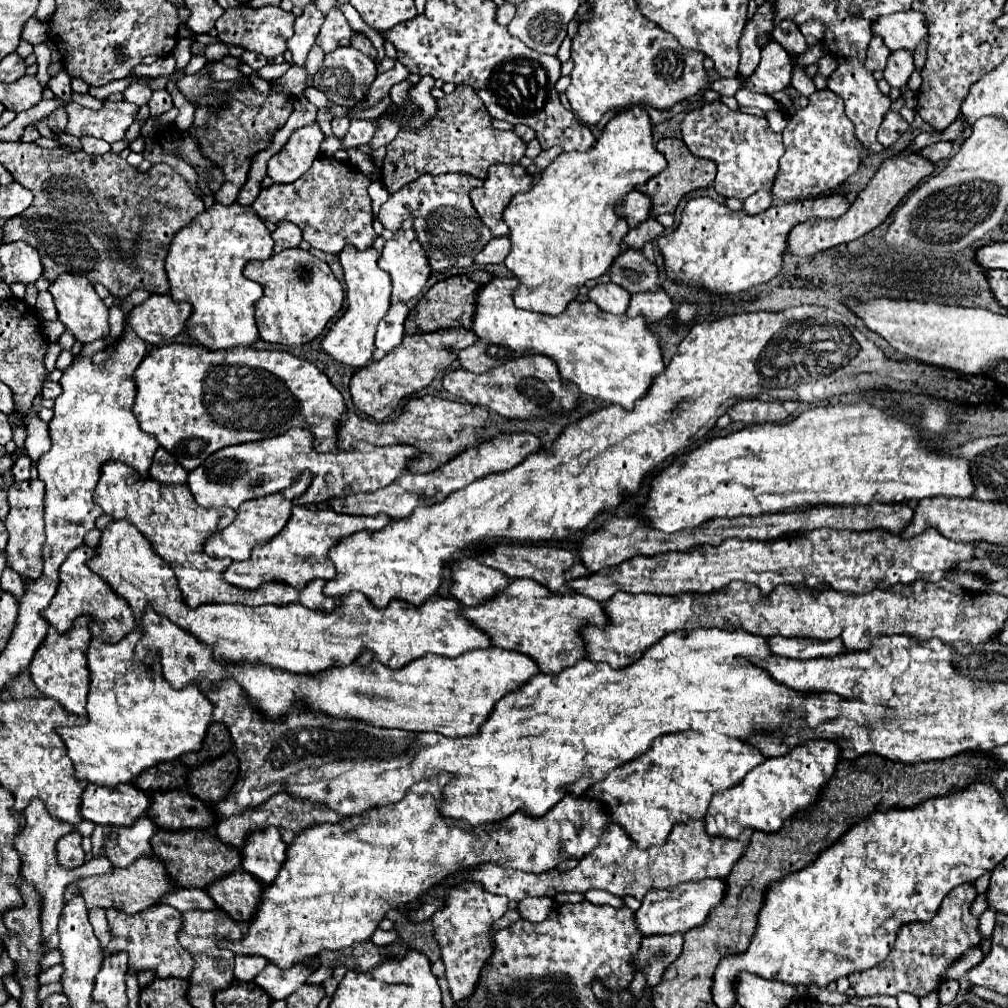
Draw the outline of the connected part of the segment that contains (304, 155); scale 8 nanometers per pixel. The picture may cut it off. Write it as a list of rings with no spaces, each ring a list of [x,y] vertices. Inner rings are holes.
[[[319,121],[293,131],[283,149],[269,159],[267,175],[275,183],[297,181],[297,177],[301,177],[319,155],[319,145],[323,139],[325,135],[319,127]]]

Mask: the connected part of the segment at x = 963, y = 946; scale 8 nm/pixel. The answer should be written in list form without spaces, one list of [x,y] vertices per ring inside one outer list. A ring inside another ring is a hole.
[[[973,885],[955,887],[941,903],[941,911],[929,923],[909,923],[905,925],[895,939],[895,945],[889,957],[873,969],[859,971],[849,975],[849,983],[855,989],[857,997],[873,997],[873,995],[897,995],[901,991],[923,997],[945,975],[945,969],[959,959],[969,947],[981,943],[981,935],[977,931],[977,917],[969,913],[971,897],[975,897]]]

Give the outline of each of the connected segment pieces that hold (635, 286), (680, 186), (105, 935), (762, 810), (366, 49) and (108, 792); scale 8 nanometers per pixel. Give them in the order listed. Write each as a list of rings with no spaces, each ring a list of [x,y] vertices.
[[[627,249],[623,251],[609,269],[611,283],[627,289],[629,293],[651,291],[659,287],[657,265],[647,261],[641,251]]]
[[[667,137],[667,139],[661,139],[657,143],[657,149],[661,153],[665,153],[665,159],[669,161],[667,169],[661,171],[659,175],[655,175],[653,179],[649,179],[645,185],[639,187],[639,191],[647,193],[651,199],[653,199],[653,217],[661,215],[661,213],[675,213],[679,201],[683,195],[695,191],[695,189],[703,189],[703,187],[709,187],[717,175],[717,163],[711,161],[711,159],[701,159],[701,157],[695,157],[683,143],[683,139],[677,139],[677,137]]]
[[[93,907],[93,909],[89,909],[88,917],[91,919],[91,925],[93,925],[94,933],[101,947],[106,948],[111,939],[106,910]]]
[[[827,739],[807,741],[787,755],[769,757],[761,767],[755,767],[745,775],[745,779],[729,789],[721,791],[713,797],[709,811],[705,815],[705,829],[709,835],[721,835],[729,839],[737,839],[741,829],[761,829],[761,831],[779,831],[785,819],[795,817],[797,813],[805,811],[813,803],[817,803],[819,793],[823,791],[825,783],[831,781],[833,771],[837,769],[841,757],[841,749],[837,743]]]
[[[353,35],[353,39],[351,39],[351,47],[359,49],[361,53],[365,53],[365,55],[371,57],[373,61],[377,61],[377,49],[373,47],[373,43],[371,43],[365,35]]]
[[[87,785],[81,799],[81,815],[99,825],[131,827],[151,807],[149,793],[135,785],[121,785],[115,789]]]

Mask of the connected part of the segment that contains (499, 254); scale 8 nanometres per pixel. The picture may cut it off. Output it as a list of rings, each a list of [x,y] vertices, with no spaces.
[[[493,237],[493,239],[483,247],[483,251],[479,251],[479,253],[475,255],[475,263],[479,263],[479,265],[503,263],[505,255],[509,253],[509,247],[511,247],[509,237],[501,237],[501,239]]]

